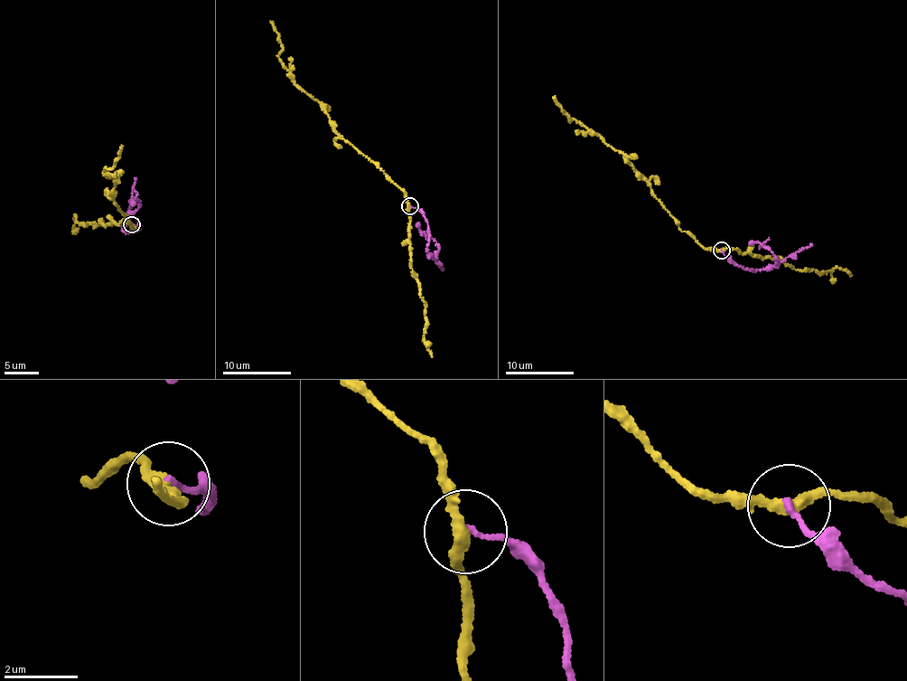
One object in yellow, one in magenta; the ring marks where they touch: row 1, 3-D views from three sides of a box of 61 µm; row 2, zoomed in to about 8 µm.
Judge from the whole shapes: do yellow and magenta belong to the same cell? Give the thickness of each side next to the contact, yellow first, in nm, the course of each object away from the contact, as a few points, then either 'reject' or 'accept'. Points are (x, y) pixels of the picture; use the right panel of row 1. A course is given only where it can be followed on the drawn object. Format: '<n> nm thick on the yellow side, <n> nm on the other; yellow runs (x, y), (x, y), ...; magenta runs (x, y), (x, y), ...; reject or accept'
300 nm thick on the yellow side, 160 nm on the other; yellow runs (721, 250), (707, 250), (678, 228), (628, 158), (569, 119), (555, 96); magenta runs (721, 250), (738, 265), (753, 270), (766, 270), (775, 265), (778, 258), (772, 251), (759, 243), (749, 244); reject

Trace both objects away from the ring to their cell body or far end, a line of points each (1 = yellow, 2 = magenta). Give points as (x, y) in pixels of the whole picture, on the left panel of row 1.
1: (132, 224), (135, 228), (126, 222), (111, 192), (116, 178), (106, 173), (106, 167), (115, 165), (121, 145)
2: (132, 224), (138, 229), (126, 233), (125, 228), (138, 201), (133, 200), (132, 206)

